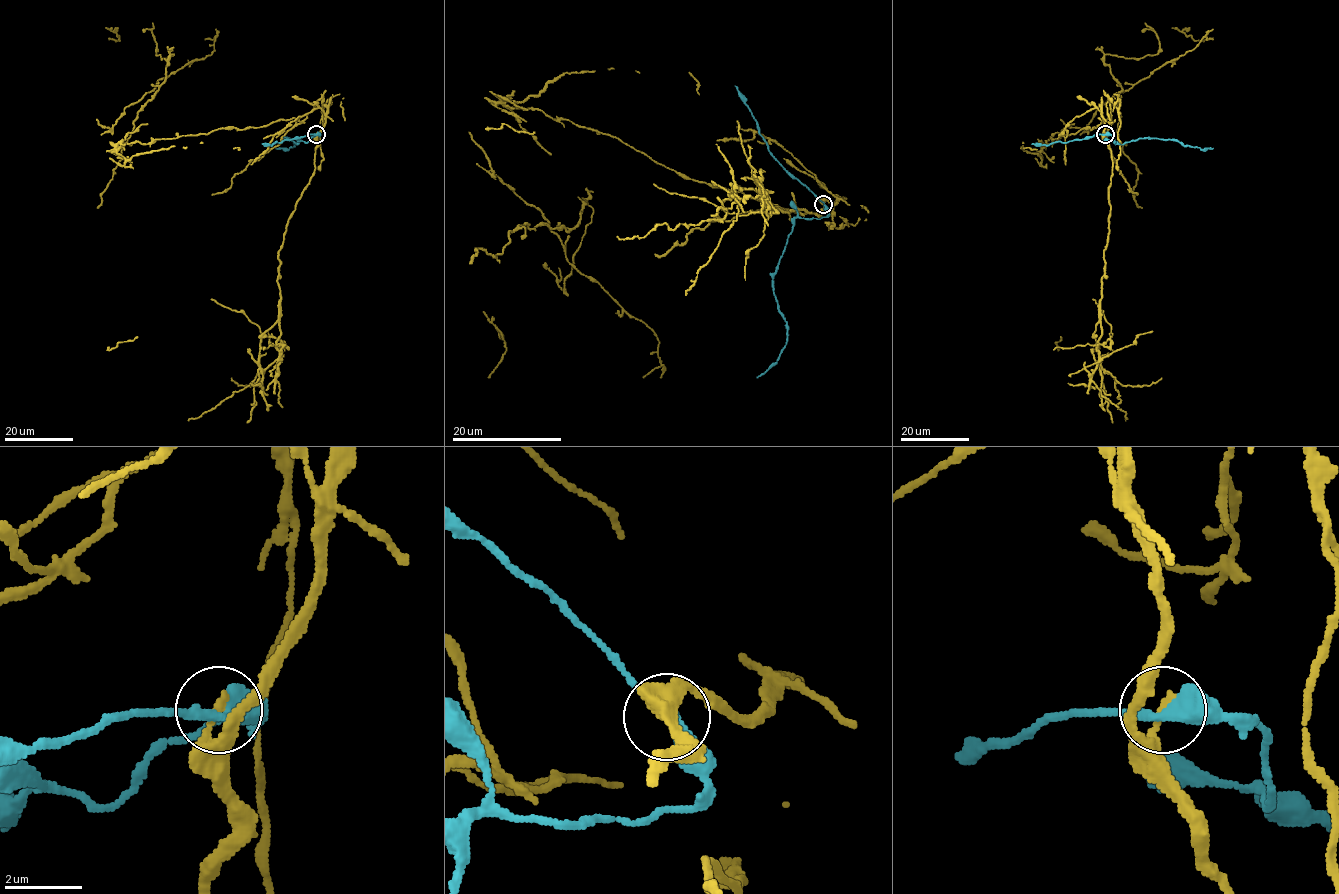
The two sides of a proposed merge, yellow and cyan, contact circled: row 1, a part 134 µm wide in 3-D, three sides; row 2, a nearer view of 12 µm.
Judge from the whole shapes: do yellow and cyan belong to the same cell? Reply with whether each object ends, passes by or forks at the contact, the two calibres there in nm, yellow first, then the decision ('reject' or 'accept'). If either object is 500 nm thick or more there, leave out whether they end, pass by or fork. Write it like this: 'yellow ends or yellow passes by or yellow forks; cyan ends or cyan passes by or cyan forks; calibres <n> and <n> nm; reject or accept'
yellow ends; cyan passes by; calibres 220 and 400 nm; reject

